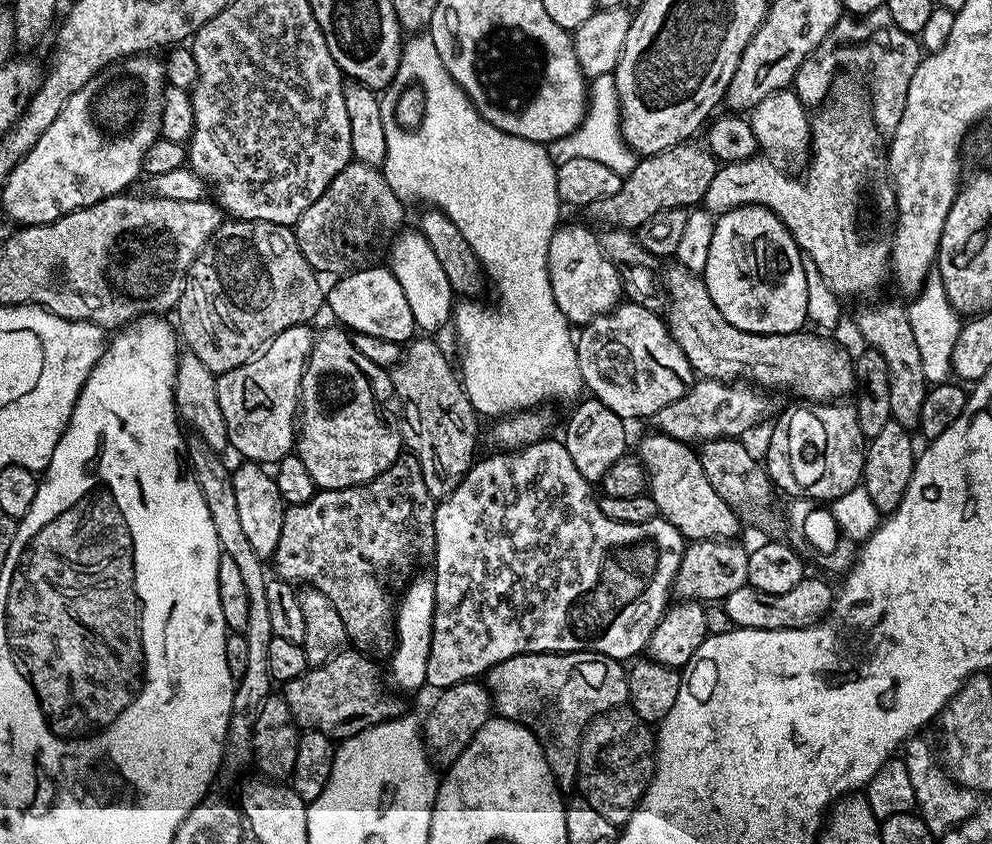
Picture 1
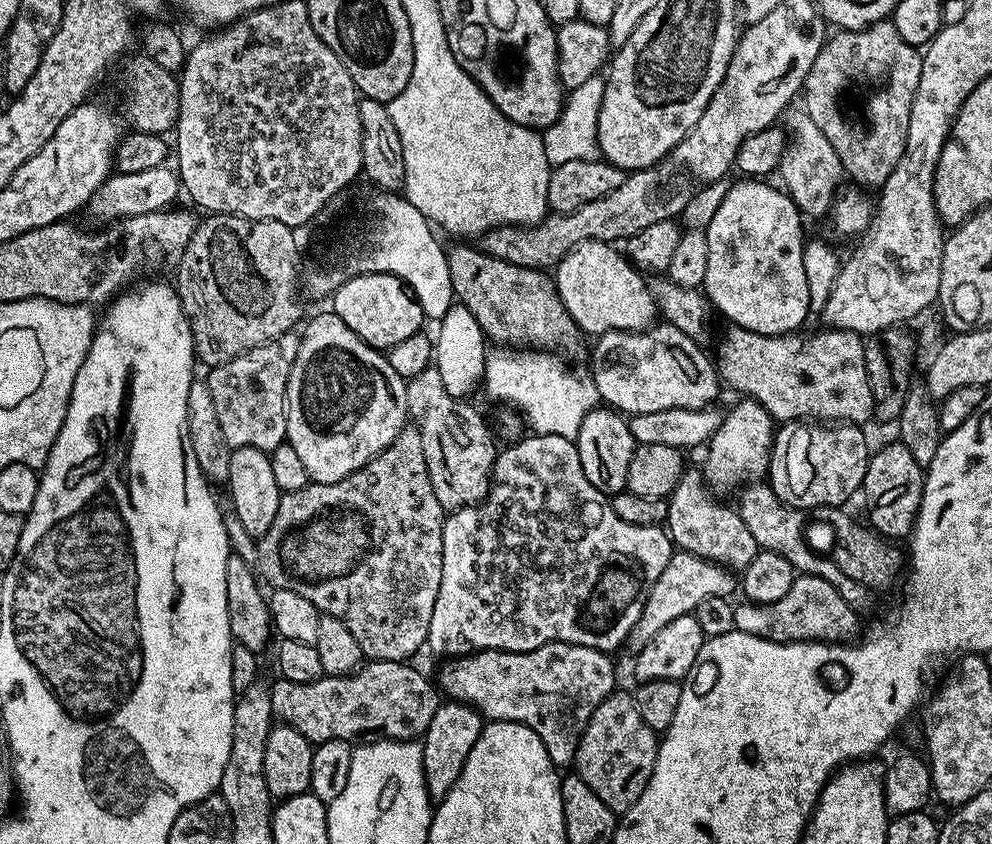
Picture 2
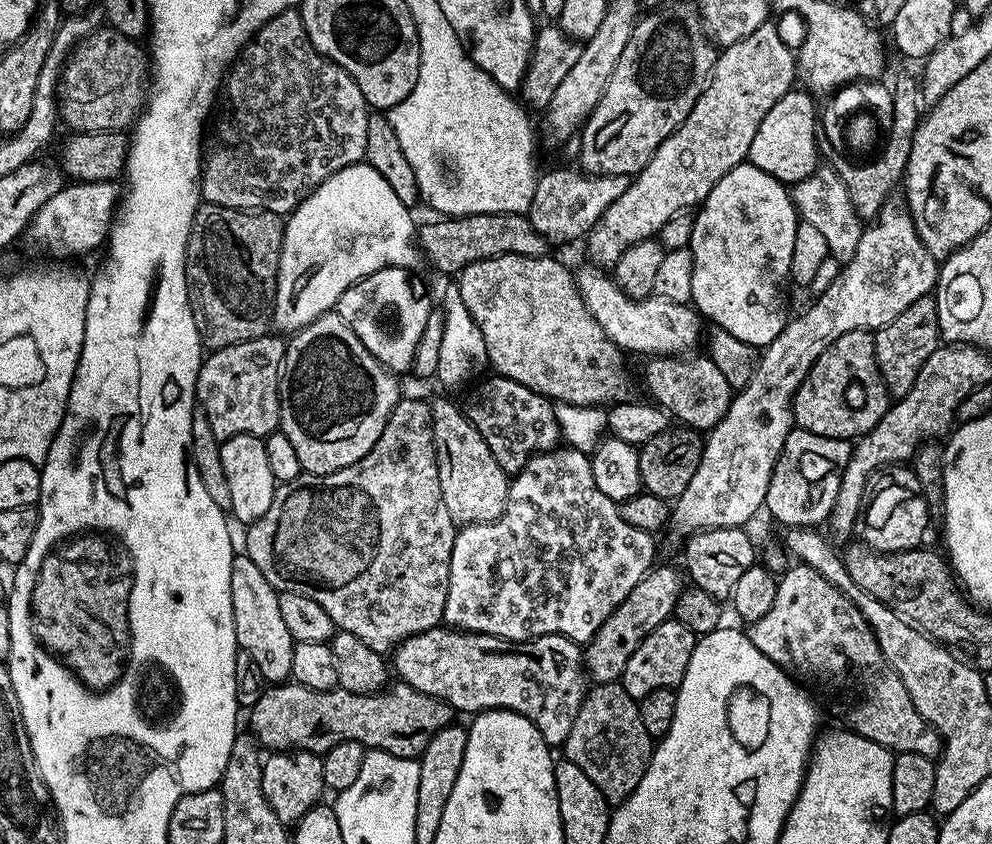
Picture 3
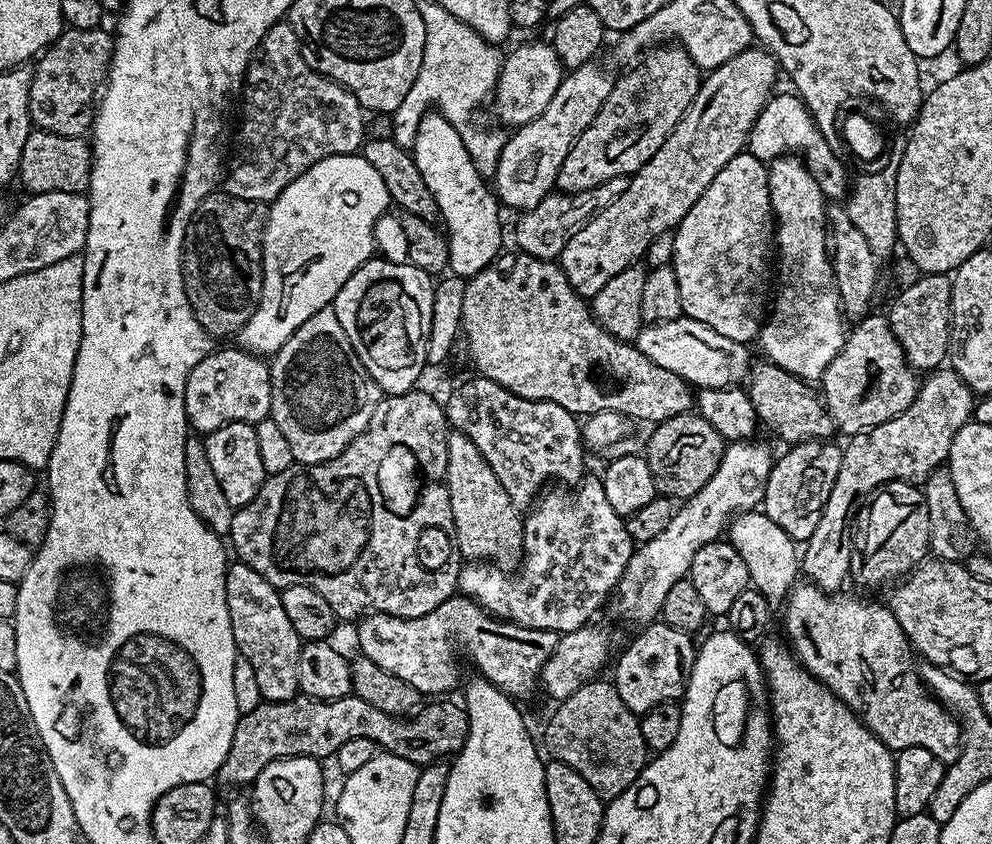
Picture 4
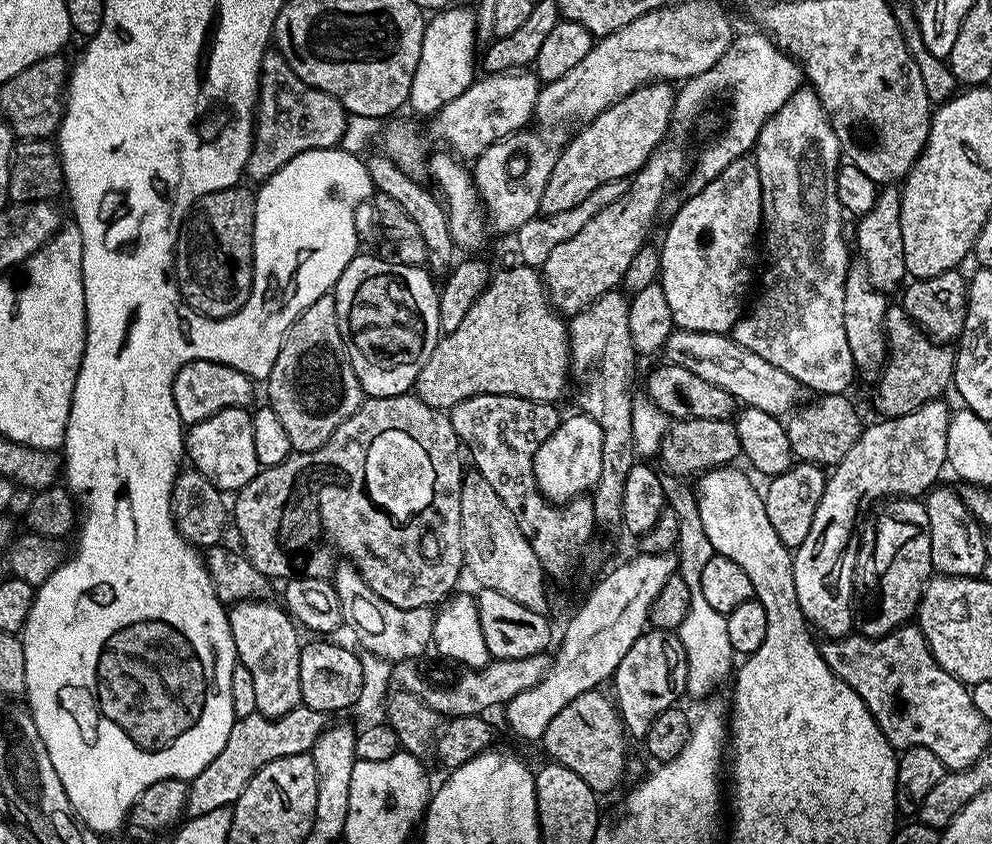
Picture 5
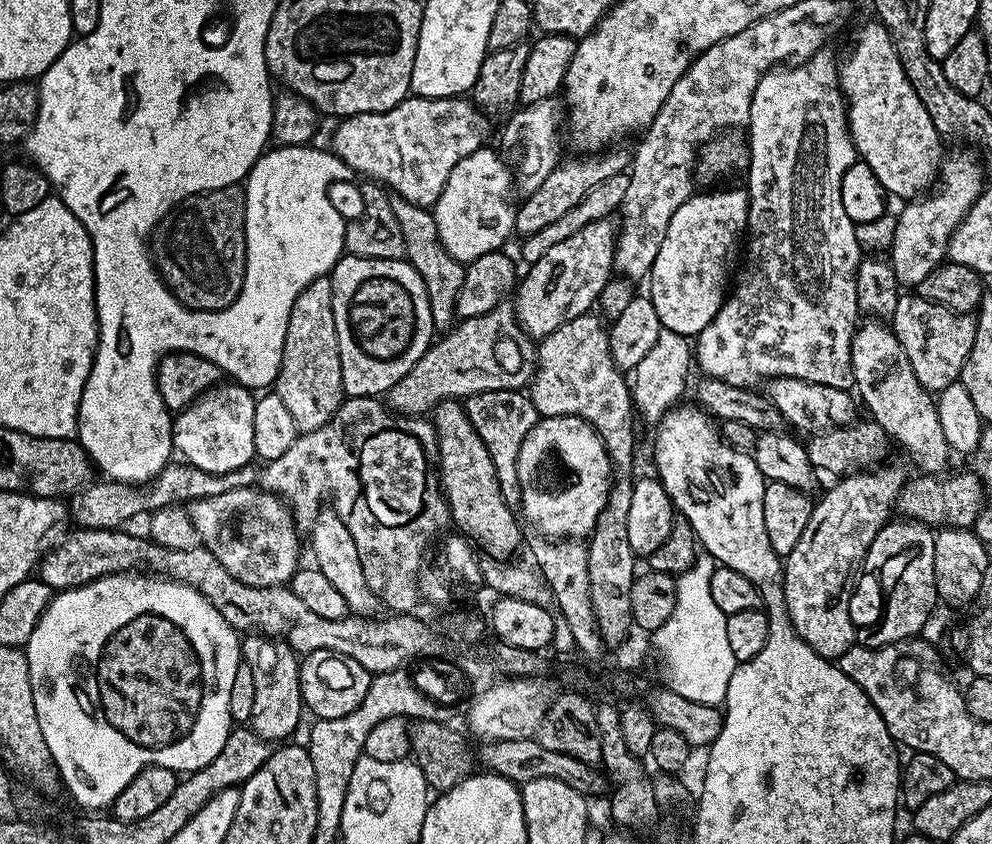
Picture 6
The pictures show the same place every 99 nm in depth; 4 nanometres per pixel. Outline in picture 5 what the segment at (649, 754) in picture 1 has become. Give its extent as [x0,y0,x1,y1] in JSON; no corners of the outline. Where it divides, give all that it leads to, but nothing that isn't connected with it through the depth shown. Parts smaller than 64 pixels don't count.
[542,690,629,793]

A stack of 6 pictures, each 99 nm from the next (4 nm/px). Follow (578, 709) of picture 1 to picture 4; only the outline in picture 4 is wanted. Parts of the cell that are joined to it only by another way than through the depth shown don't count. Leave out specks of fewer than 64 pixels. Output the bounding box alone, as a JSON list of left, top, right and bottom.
[356,594,558,702]

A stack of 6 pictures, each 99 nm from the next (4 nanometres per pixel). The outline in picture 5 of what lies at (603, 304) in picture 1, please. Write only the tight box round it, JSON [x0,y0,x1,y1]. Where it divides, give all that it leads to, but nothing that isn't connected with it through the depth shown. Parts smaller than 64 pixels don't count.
[662,330,806,417]

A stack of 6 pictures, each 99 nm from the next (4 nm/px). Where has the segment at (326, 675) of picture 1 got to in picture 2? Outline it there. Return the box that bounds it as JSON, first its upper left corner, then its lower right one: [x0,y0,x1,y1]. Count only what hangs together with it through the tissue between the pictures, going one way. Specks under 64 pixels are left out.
[270,660,442,746]

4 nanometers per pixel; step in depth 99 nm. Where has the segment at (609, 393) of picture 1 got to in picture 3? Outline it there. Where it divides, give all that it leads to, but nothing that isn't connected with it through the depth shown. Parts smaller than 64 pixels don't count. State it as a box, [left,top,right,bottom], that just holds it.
[644,355,734,430]

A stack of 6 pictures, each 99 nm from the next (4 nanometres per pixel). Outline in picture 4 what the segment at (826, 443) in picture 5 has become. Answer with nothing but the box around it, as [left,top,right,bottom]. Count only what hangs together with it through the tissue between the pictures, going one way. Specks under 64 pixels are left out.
[746,361,836,446]

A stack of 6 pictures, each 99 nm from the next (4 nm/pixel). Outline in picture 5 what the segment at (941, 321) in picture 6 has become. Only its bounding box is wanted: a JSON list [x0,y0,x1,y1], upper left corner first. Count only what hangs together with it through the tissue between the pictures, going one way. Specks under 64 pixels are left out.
[876,306,956,417]

